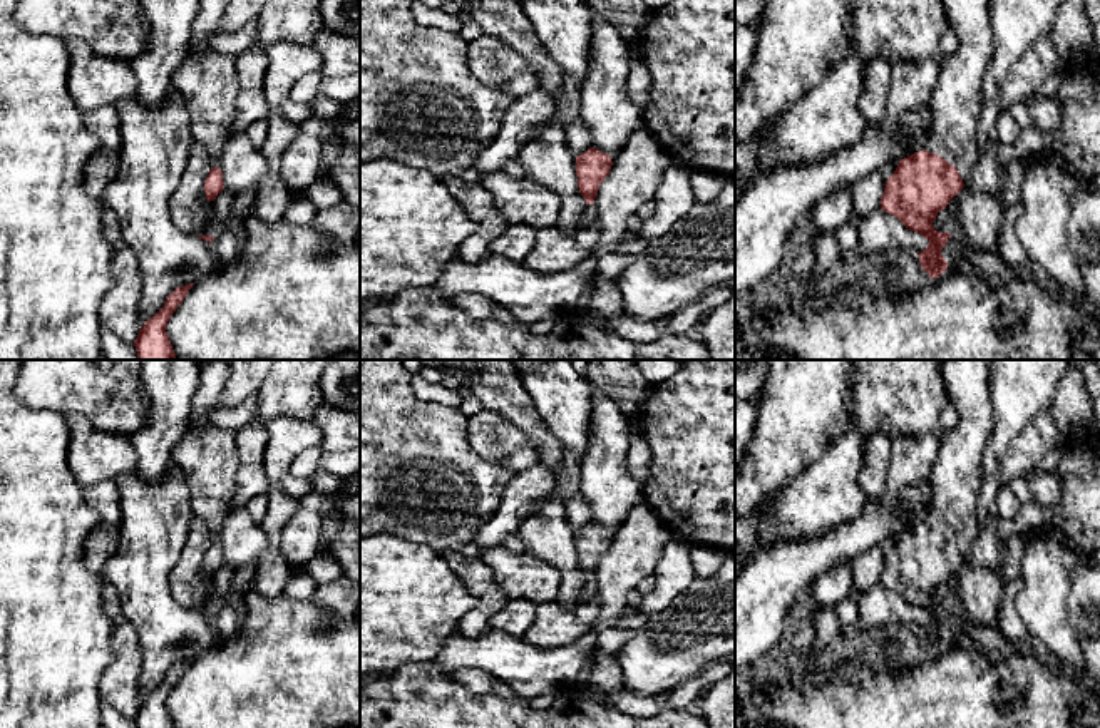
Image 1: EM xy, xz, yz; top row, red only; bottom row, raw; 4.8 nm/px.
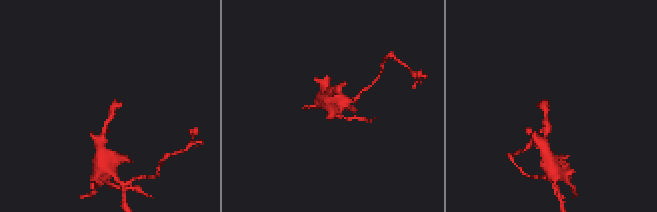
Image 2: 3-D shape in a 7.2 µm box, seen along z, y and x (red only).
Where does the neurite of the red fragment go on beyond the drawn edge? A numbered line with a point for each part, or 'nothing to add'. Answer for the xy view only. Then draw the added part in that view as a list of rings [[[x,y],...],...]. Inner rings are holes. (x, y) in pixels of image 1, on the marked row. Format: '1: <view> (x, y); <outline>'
1: xy (206, 82); [[[199,0],[193,22],[193,57],[172,75],[189,112],[191,137],[208,149],[213,167],[219,167],[219,151],[231,134],[238,94],[236,59],[209,47],[209,37],[223,32],[228,3],[229,0]]]

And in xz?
1: xz (590, 215); [[[588,204],[583,216],[581,216],[581,223],[579,228],[586,228],[591,223],[594,223],[598,219],[598,209],[594,204]]]

